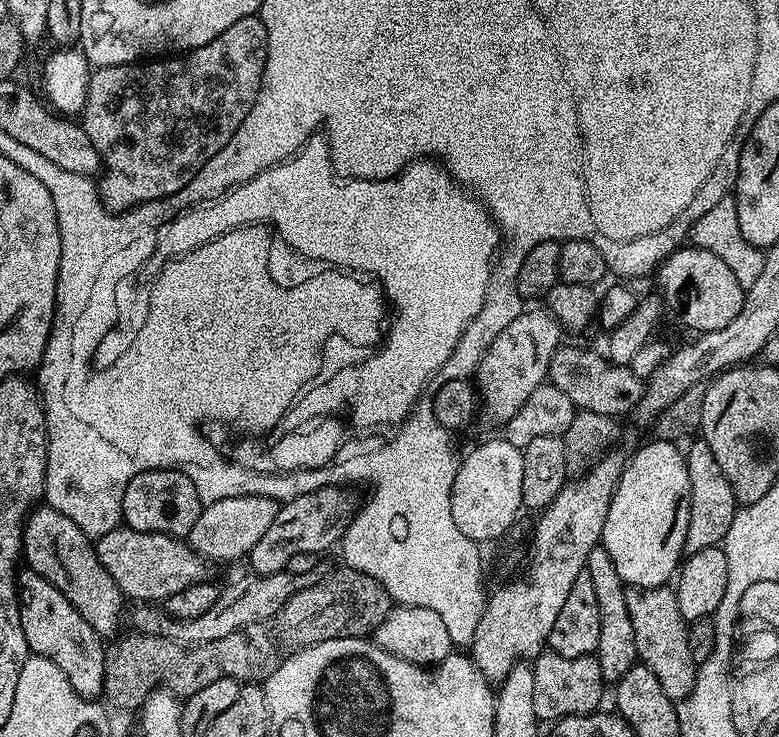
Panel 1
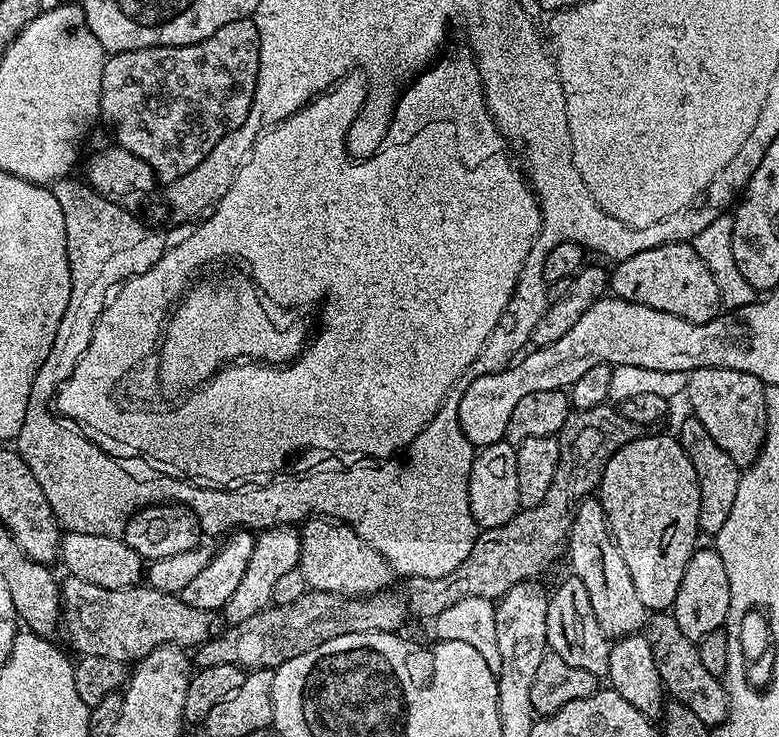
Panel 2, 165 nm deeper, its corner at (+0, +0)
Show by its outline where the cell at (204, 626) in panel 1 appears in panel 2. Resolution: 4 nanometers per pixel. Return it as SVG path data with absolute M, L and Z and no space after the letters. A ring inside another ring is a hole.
M68 576L60 590L60 606L62 609L62 628L68 631L68 640L72 648L80 656L101 656L114 658L121 662L138 662L150 650L162 644L179 644L181 646L199 646L213 635L213 613L200 612L194 606L186 606L179 595L162 593L147 586L133 586L106 590L102 586L94 586L90 582L82 582L82 578Z

